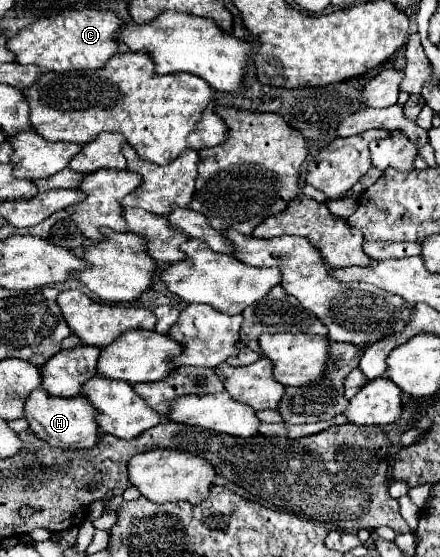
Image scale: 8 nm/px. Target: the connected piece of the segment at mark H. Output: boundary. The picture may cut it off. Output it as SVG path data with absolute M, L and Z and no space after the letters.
M37 387L25 401L25 419L29 423L29 431L39 439L47 441L57 449L85 449L93 447L97 441L97 423L93 423L93 407L83 395L77 397L49 397L45 389Z

